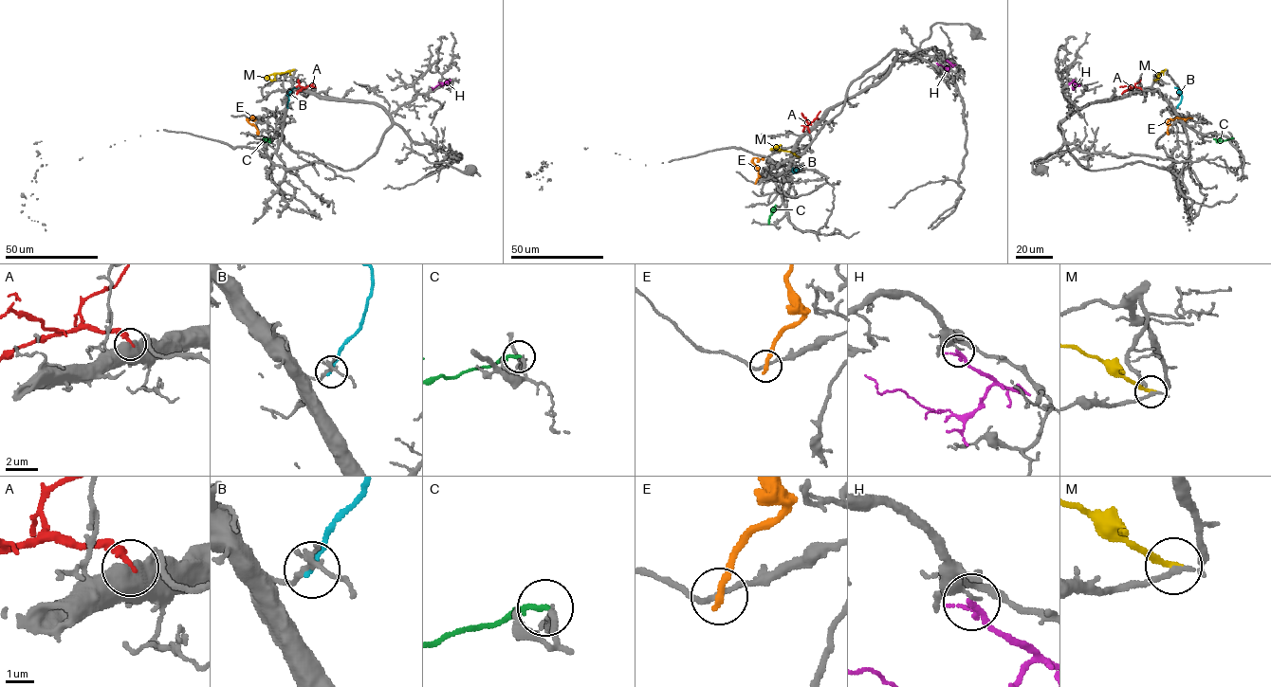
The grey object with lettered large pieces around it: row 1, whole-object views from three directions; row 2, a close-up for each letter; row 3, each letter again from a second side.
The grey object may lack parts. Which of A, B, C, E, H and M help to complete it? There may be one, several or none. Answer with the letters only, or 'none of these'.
none of these

